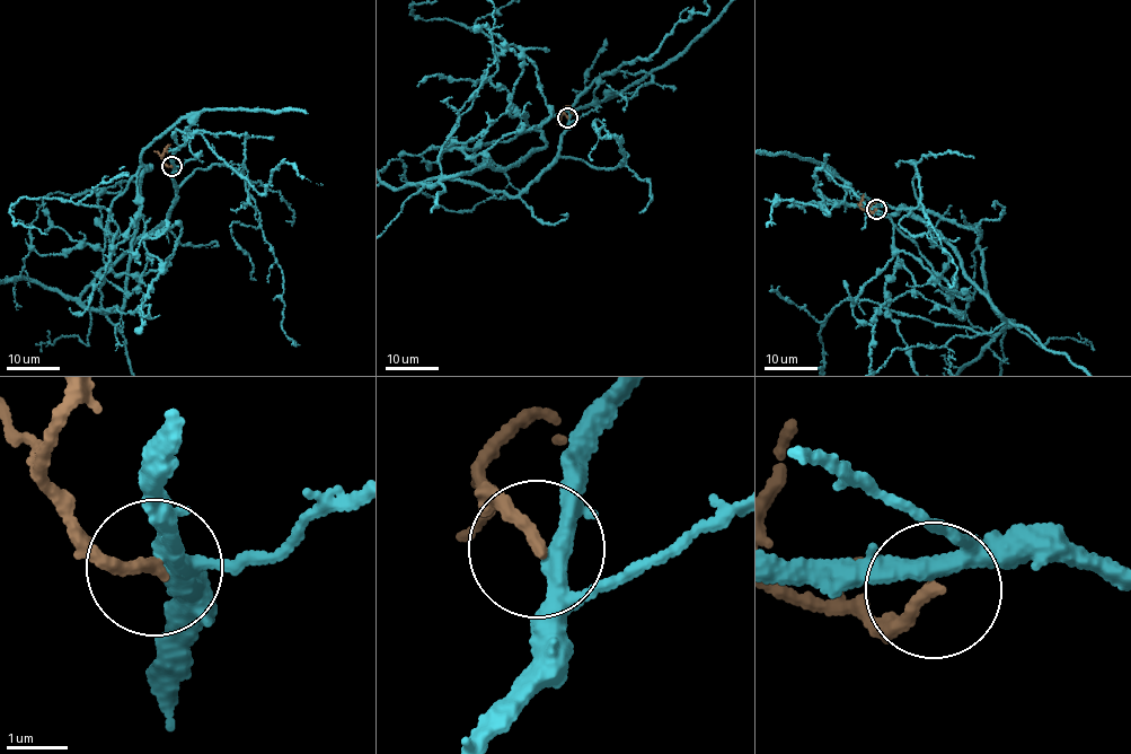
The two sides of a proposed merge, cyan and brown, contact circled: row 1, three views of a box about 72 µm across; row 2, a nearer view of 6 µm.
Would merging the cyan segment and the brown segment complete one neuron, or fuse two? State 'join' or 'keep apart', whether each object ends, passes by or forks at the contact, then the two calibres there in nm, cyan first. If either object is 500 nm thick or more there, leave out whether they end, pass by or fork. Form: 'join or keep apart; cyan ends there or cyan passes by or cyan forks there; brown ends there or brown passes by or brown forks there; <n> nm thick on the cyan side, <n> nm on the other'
keep apart; cyan forks there; brown ends there; 280 nm thick on the cyan side, 200 nm on the other

